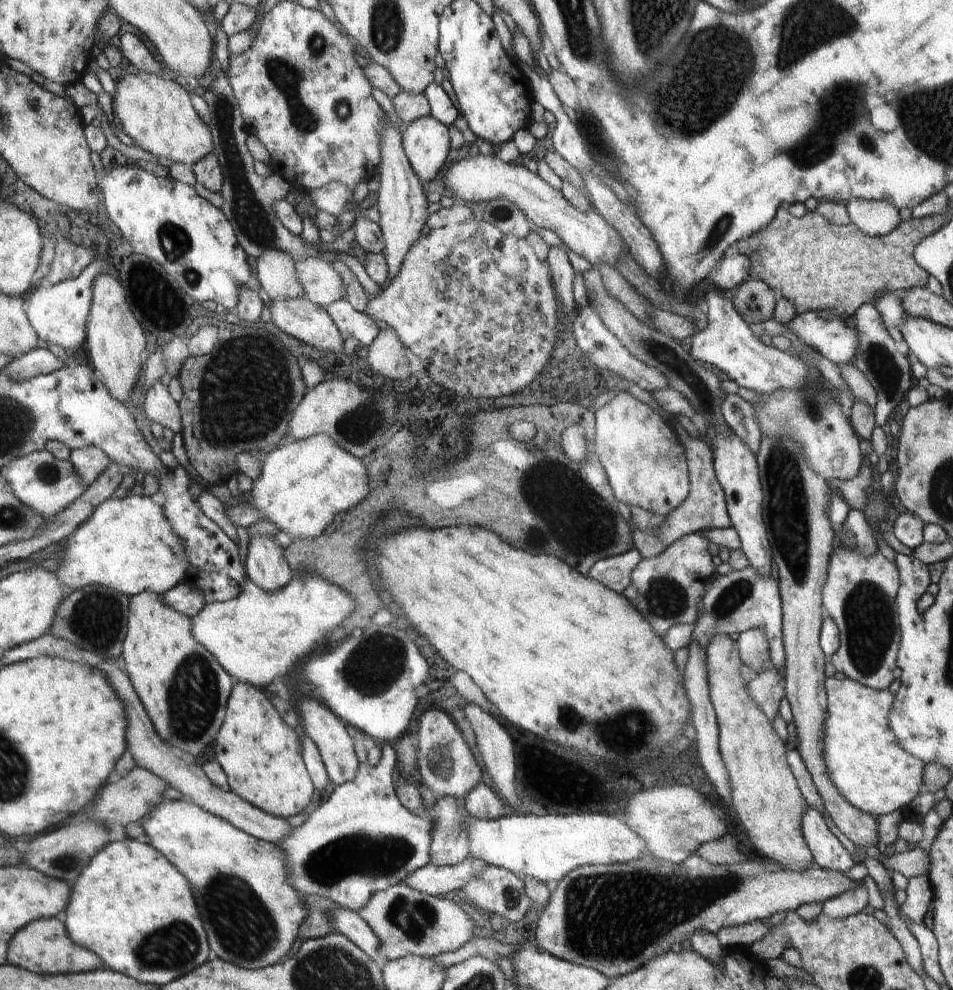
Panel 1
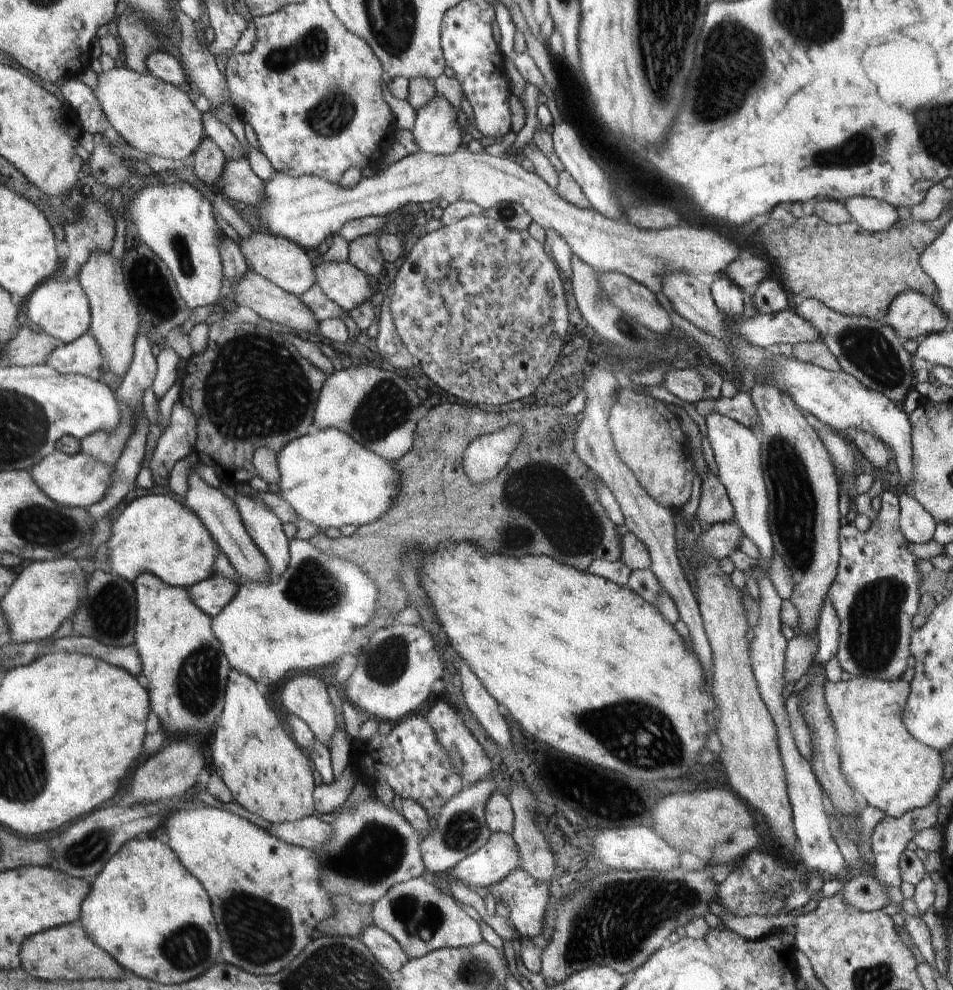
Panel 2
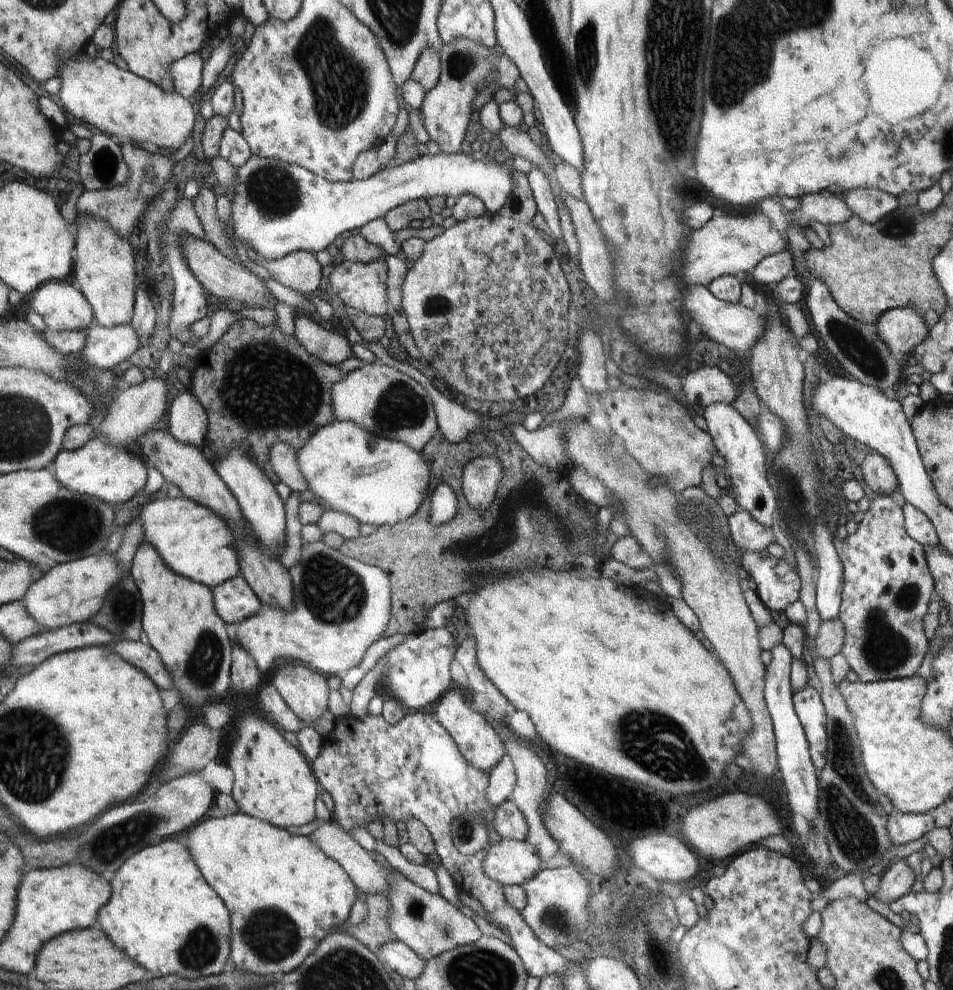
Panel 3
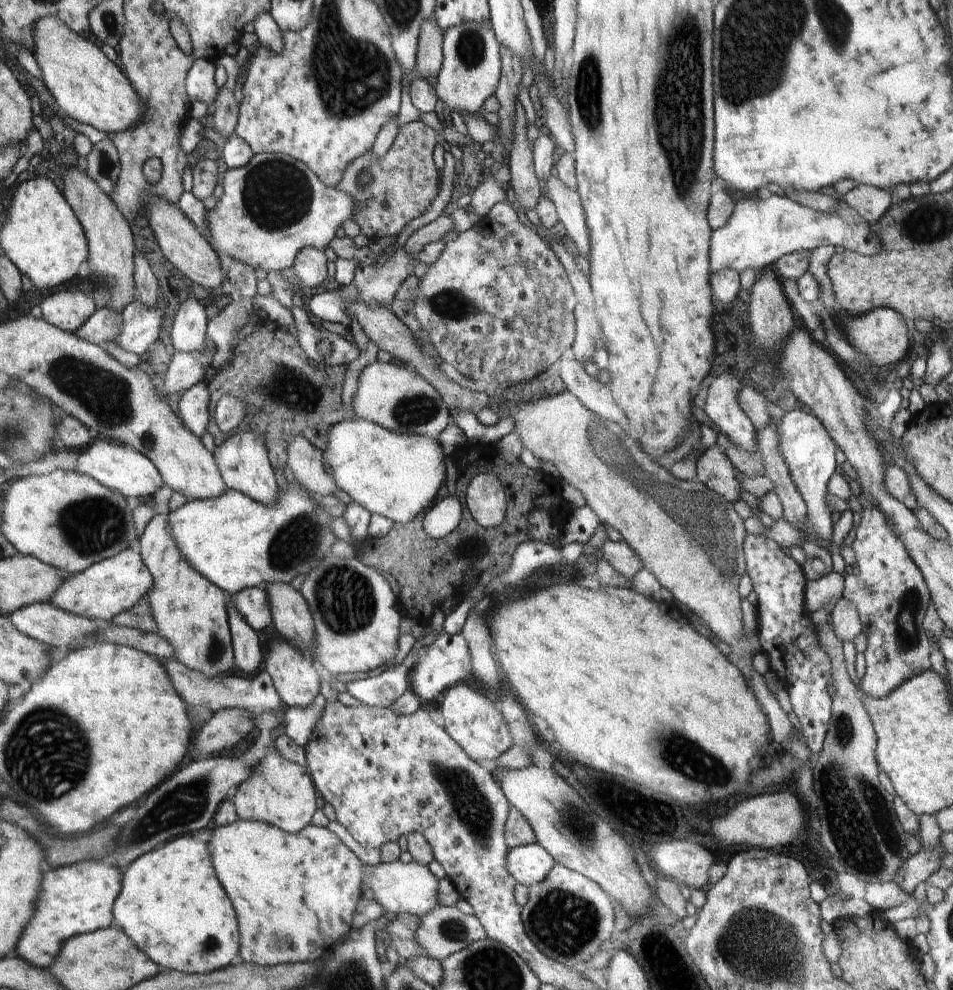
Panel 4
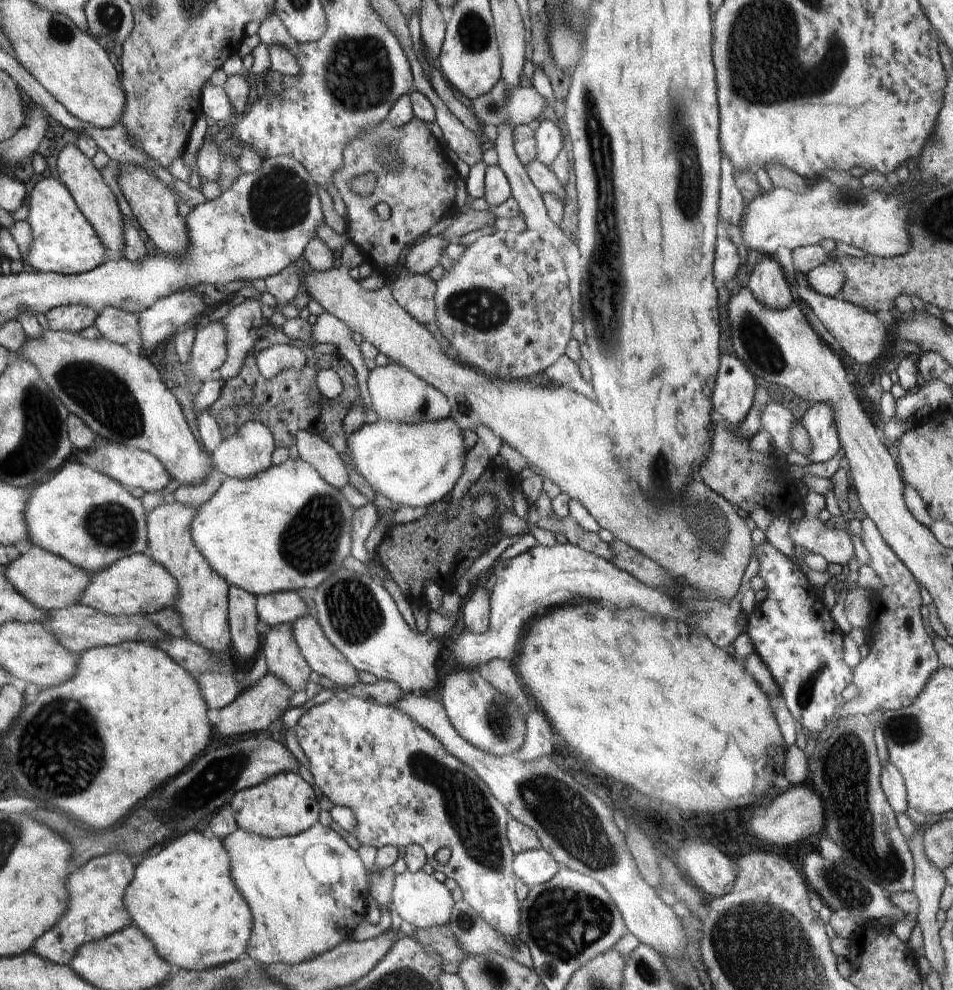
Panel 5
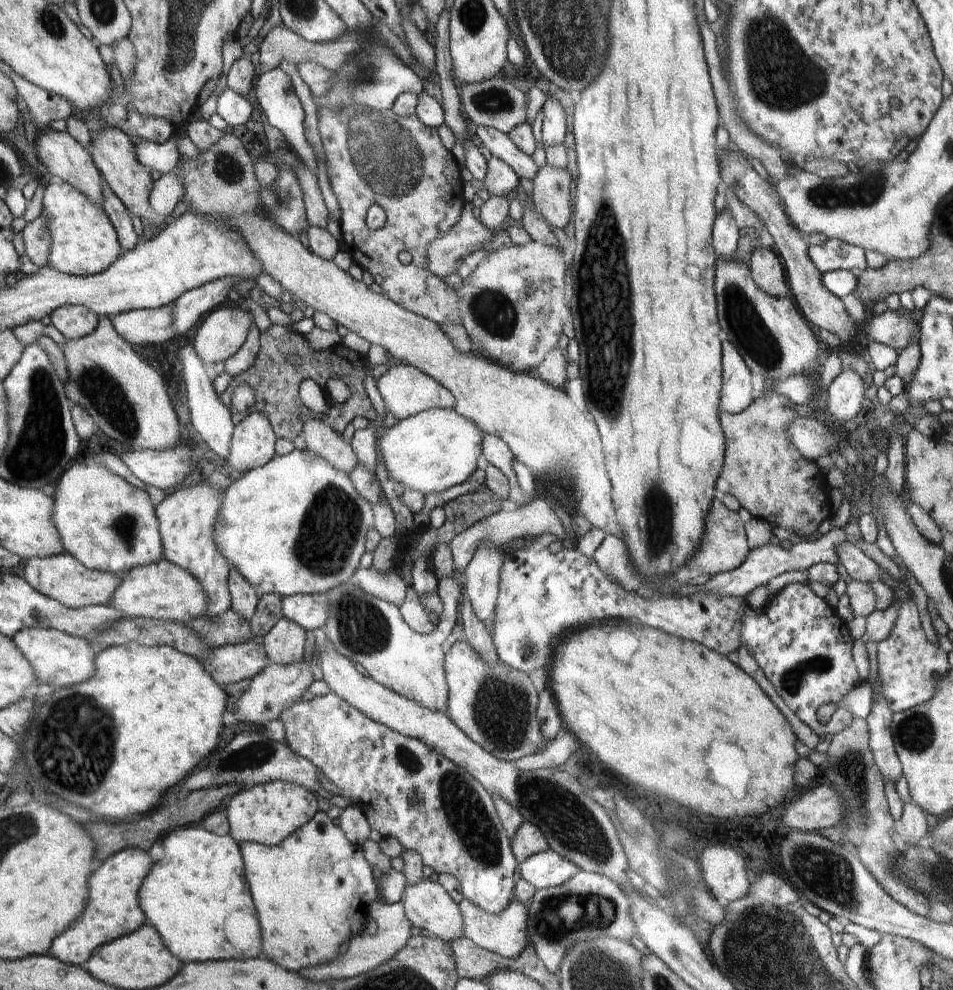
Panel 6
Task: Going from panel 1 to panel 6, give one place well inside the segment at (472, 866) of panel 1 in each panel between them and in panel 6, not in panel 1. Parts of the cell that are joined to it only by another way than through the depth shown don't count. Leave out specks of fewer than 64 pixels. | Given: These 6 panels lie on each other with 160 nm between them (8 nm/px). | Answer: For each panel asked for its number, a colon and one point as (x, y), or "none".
2: (500, 856)
3: (510, 862)
4: (530, 864)
5: (534, 867)
6: (546, 869)

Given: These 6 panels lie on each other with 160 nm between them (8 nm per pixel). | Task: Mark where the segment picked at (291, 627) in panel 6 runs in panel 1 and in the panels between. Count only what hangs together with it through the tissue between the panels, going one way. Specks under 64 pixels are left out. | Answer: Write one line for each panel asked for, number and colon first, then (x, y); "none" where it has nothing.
1: (326, 729)
2: (305, 696)
3: (305, 691)
4: (297, 682)
5: (284, 659)

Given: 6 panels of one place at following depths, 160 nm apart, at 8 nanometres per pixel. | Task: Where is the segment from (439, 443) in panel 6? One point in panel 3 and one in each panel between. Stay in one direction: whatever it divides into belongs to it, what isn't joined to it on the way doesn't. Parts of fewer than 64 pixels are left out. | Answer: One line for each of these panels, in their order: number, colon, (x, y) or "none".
3: (377, 480)
4: (398, 476)
5: (418, 464)

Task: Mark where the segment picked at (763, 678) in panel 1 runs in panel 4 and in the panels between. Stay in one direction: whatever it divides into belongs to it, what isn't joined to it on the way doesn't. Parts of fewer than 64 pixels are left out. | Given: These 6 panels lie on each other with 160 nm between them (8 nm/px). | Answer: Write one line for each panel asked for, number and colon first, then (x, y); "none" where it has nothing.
2: (801, 650)
3: (830, 639)
4: (847, 624)

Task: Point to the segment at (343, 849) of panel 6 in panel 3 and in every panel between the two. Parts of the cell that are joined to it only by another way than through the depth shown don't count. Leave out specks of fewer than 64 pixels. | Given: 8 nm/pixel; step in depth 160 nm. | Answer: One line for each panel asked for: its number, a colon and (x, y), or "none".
3: (284, 894)
4: (294, 895)
5: (308, 892)

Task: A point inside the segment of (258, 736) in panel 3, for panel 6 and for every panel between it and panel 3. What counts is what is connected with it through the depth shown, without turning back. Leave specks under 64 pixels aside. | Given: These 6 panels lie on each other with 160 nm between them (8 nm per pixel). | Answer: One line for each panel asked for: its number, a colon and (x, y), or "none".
4: (280, 793)
5: (284, 805)
6: (267, 813)

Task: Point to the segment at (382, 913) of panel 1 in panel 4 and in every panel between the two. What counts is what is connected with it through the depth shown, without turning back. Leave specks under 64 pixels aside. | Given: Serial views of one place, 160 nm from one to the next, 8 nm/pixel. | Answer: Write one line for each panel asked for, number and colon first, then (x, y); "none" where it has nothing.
2: (423, 919)
3: (430, 925)
4: (445, 930)

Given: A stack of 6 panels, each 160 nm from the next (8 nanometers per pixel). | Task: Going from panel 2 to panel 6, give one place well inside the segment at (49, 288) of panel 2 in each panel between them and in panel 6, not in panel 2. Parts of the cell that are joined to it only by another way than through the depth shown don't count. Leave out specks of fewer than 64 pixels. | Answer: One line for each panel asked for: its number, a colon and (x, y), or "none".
3: (63, 308)
4: (69, 310)
5: (73, 318)
6: (72, 321)

